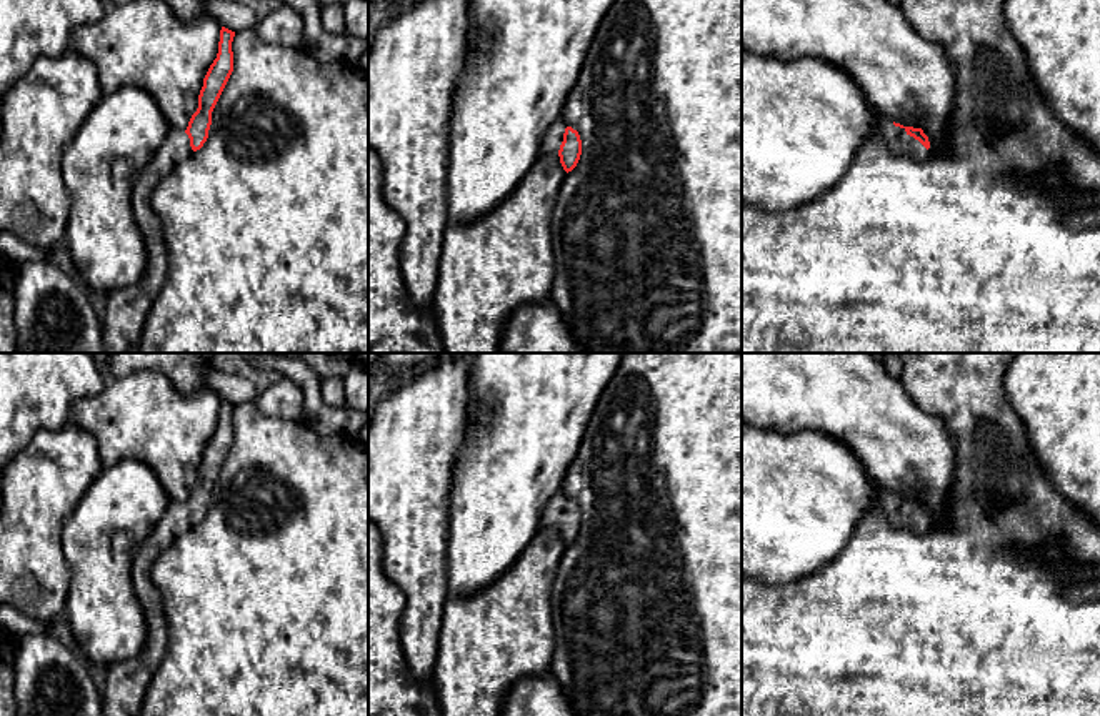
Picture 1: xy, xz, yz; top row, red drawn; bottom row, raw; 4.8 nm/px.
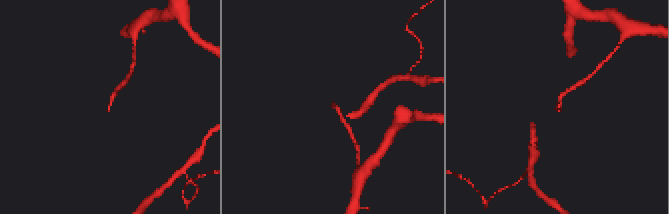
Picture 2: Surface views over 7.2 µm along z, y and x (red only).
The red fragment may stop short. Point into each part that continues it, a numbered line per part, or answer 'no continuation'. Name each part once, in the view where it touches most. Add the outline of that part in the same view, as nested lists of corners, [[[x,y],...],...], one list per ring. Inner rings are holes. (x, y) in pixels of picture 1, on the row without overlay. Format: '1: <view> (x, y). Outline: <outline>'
1: yz (899, 515). Outline: [[[887,495],[882,500],[882,506],[888,516],[888,521],[898,530],[923,533],[928,528],[928,523],[918,513],[910,510],[905,501]]]

